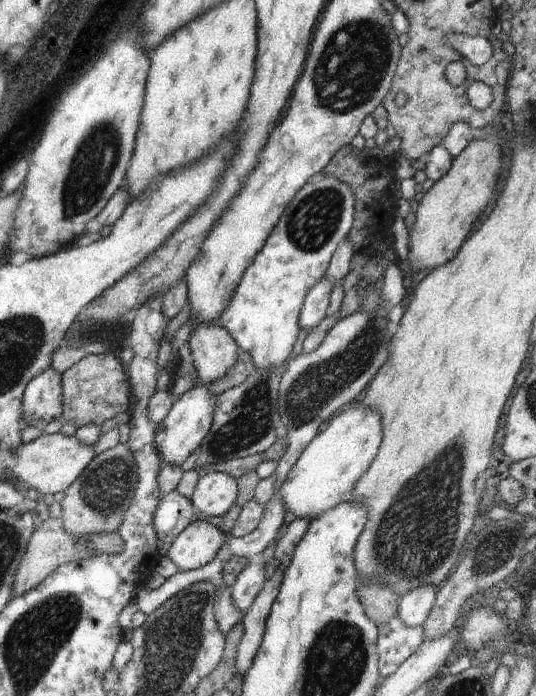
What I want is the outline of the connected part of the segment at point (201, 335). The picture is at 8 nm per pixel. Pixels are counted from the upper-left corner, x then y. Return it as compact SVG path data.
M200 323L192 328L188 346L193 367L204 385L222 380L236 364L239 346L224 327L214 323Z

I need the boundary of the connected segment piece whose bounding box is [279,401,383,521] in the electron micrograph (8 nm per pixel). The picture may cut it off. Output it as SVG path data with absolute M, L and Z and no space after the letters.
M360 401L346 406L308 444L281 484L279 493L285 510L290 510L297 519L310 521L332 510L349 496L372 464L382 439L382 423L377 411L367 409Z

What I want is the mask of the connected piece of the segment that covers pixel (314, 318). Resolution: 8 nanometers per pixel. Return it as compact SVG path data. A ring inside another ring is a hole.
M324 276L308 291L298 319L301 338L326 316L335 284Z

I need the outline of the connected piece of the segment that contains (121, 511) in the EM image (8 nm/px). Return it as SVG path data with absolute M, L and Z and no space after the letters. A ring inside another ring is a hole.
M126 444L96 455L78 478L65 490L61 501L61 519L66 532L77 539L91 534L111 533L122 524L137 487L137 468L132 451Z

